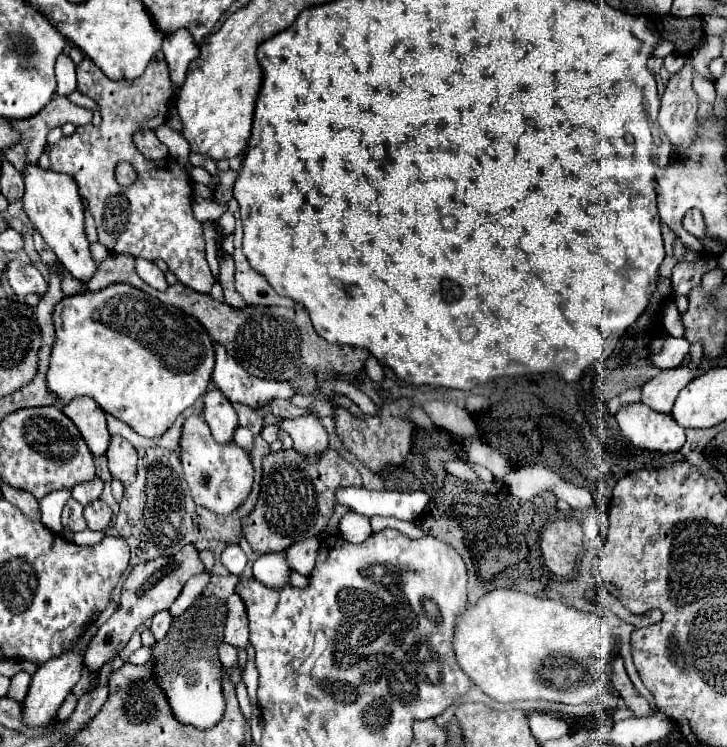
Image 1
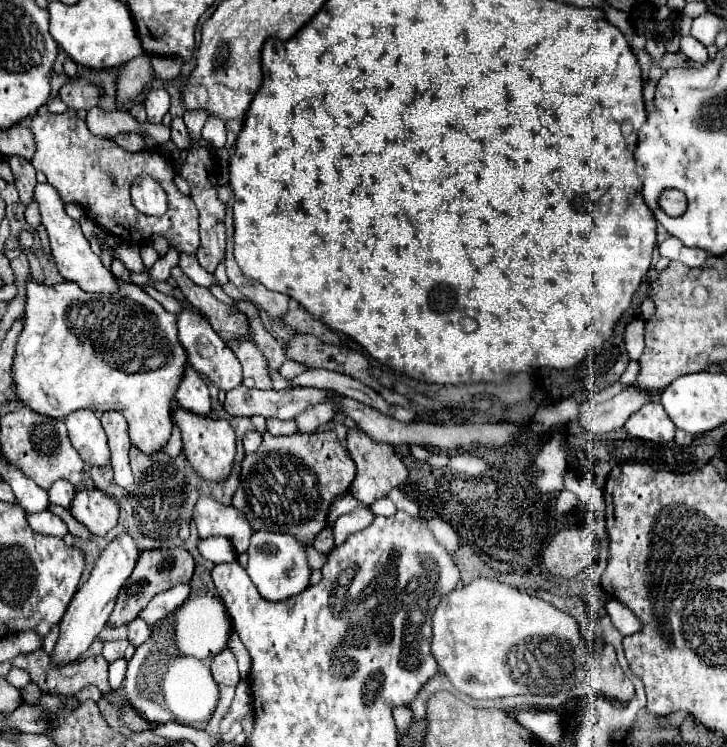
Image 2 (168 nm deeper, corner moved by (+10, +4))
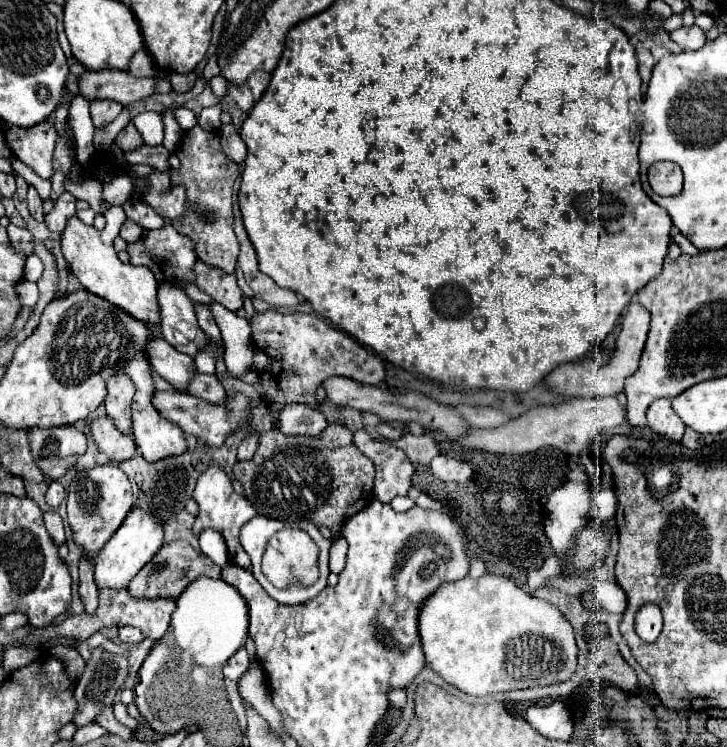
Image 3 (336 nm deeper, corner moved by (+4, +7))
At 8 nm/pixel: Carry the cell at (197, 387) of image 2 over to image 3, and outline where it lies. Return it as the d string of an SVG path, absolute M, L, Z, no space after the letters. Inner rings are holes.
M156 337L148 343L146 347L150 363L154 367L154 371L164 377L176 391L186 391L194 373L196 373L196 365L194 359L186 353L176 351L168 341Z

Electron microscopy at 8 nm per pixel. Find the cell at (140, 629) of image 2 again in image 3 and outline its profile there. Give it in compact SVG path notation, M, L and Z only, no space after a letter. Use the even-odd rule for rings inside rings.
M120 627L118 631L120 631L120 639L124 643L142 643L146 639L144 633L140 629L136 629L136 627Z

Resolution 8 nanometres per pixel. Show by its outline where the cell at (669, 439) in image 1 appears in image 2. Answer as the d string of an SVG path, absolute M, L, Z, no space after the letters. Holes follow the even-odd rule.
M648 402L642 406L624 426L630 436L650 440L650 442L670 442L674 440L676 426L662 408L660 402Z

